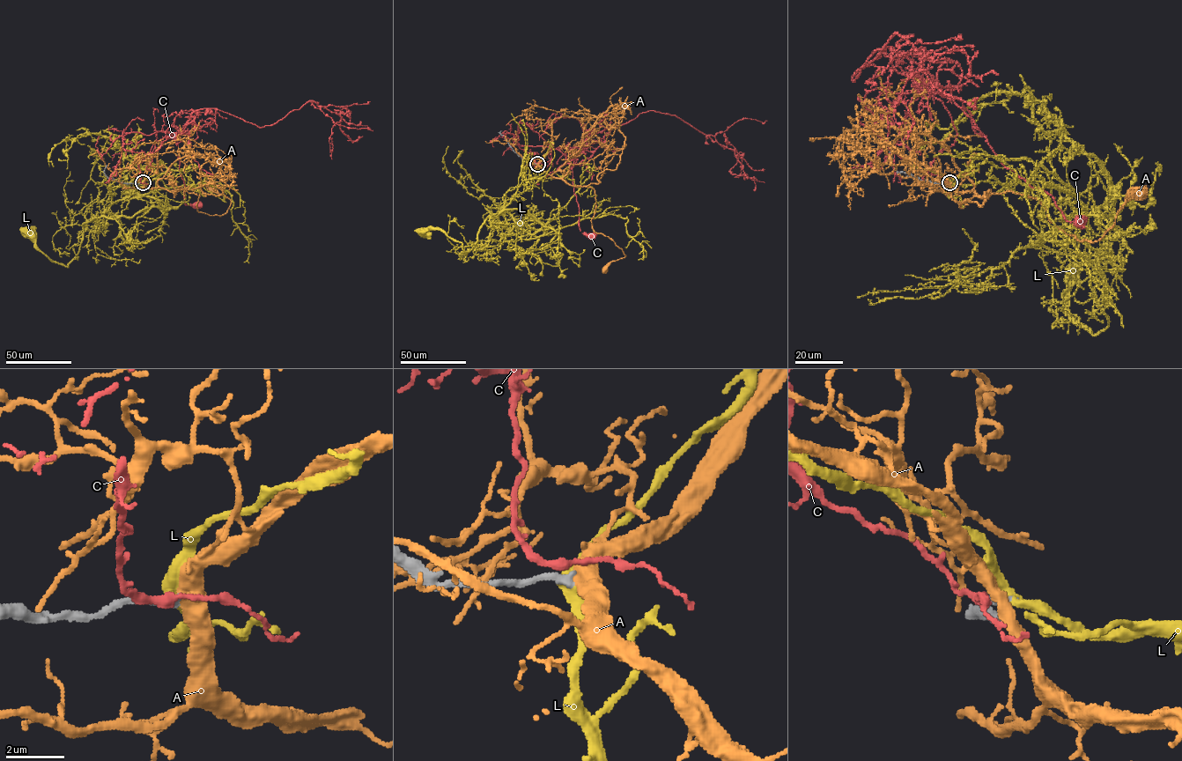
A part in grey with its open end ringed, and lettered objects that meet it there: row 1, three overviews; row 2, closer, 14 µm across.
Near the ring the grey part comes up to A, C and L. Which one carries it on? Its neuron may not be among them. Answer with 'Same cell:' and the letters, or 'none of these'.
Same cell: L

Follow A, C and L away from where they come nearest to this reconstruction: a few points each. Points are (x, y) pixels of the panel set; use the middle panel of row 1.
A: (537, 164), (552, 176), (594, 189), (591, 227), (610, 238), (625, 255), (612, 262), (605, 269)
C: (536, 163), (535, 152), (533, 164), (543, 168), (552, 149), (563, 154), (572, 166), (579, 228), (592, 235)
L: (537, 164), (540, 180), (505, 203), (506, 227), (491, 214), (469, 251), (439, 230), (423, 230)

